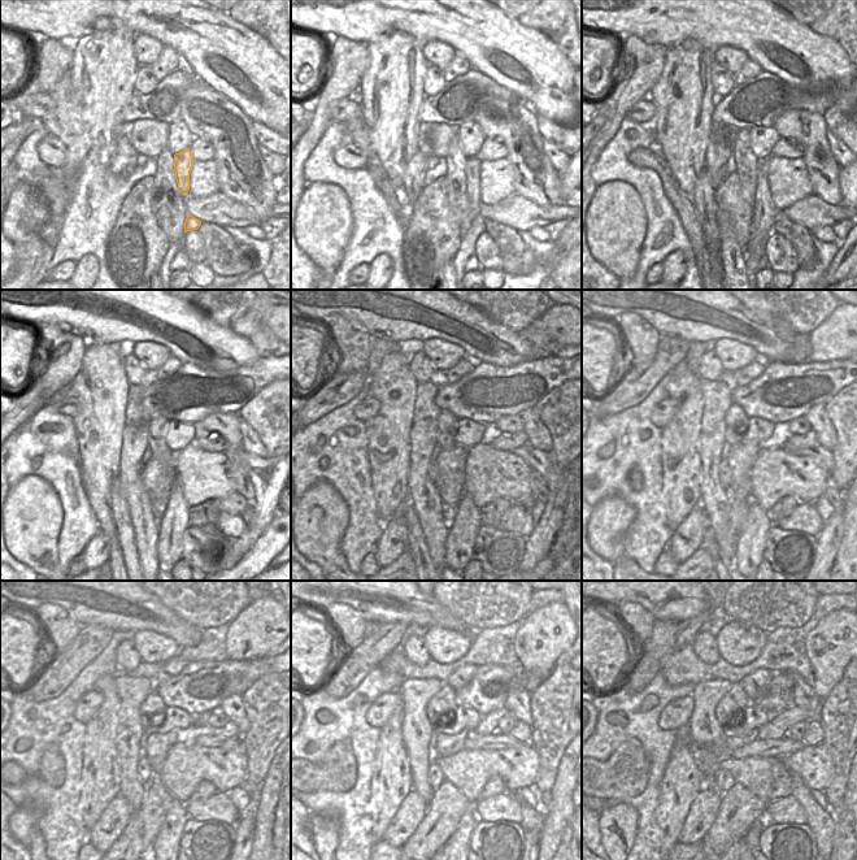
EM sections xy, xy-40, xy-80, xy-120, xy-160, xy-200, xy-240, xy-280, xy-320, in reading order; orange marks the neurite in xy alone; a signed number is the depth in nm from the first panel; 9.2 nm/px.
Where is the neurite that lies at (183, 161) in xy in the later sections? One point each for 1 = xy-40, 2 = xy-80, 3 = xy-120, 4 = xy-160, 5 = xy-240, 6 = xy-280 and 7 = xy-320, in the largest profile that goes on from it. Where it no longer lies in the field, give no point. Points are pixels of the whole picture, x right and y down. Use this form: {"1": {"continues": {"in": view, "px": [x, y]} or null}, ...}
{"1": {"continues": {"in": "xy-40", "px": [474, 222]}}, "2": {"continues": {"in": "xy-80", "px": [761, 226]}}, "3": {"continues": {"in": "xy-120", "px": [175, 521]}}, "4": {"continues": {"in": "xy-160", "px": [460, 543]}}, "5": {"continues": {"in": "xy-240", "px": [166, 845]}}, "6": {"continues": {"in": "xy-280", "px": [457, 845]}}, "7": {"continues": {"in": "xy-320", "px": [752, 835]}}}

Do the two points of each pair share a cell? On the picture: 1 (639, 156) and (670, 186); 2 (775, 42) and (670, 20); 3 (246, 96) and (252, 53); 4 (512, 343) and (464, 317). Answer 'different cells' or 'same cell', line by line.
1: same cell
2: same cell
3: same cell
4: same cell

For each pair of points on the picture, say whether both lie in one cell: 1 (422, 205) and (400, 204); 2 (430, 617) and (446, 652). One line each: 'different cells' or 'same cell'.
1: different cells
2: different cells

